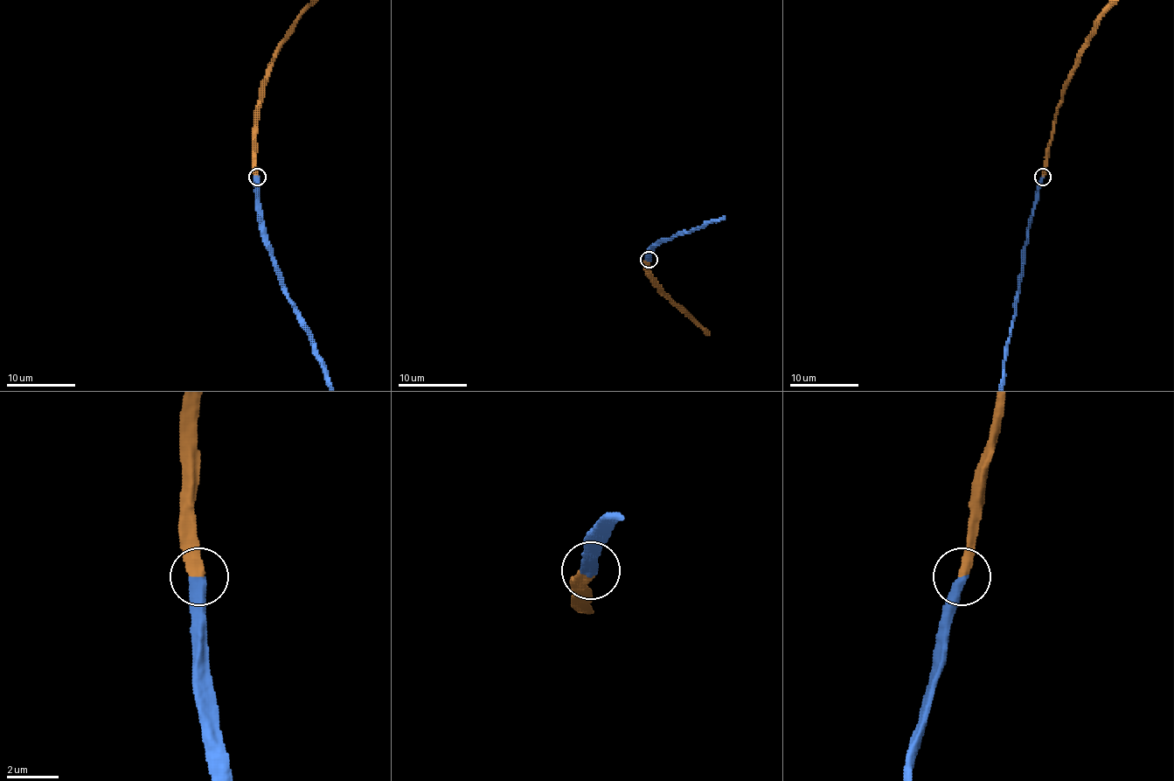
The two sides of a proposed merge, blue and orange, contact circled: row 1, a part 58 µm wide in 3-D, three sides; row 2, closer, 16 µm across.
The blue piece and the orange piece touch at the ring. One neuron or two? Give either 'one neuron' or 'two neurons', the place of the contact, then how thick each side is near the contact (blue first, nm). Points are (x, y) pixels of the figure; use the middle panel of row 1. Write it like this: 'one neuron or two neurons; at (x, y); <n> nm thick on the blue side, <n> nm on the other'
one neuron; at (649, 260); 440 nm thick on the blue side, 440 nm on the other

